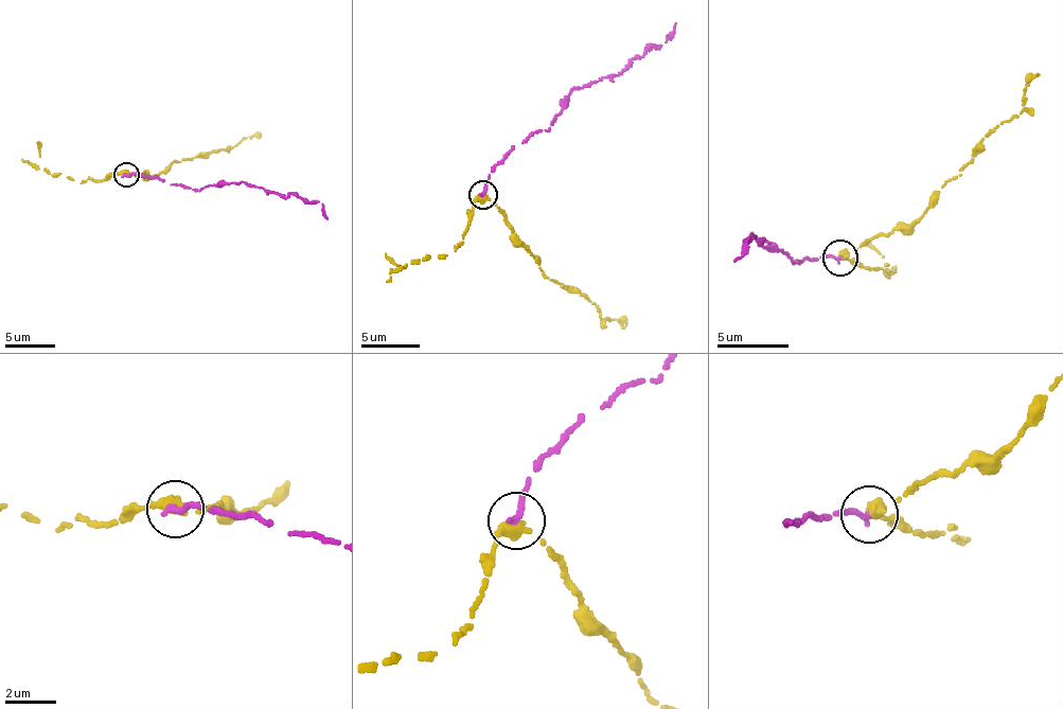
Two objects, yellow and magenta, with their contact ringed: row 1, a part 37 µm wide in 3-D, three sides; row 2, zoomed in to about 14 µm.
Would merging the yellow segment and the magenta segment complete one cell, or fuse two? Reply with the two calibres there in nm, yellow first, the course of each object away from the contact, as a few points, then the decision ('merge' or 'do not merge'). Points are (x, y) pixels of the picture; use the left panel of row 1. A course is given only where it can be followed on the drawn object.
360/300 nm | yellow via (127, 175), (153, 177), (174, 161), (217, 153), (246, 137), (258, 136) | magenta via (127, 175), (141, 174), (184, 188), (242, 181), (268, 191), (318, 201), (326, 219) | do not merge

